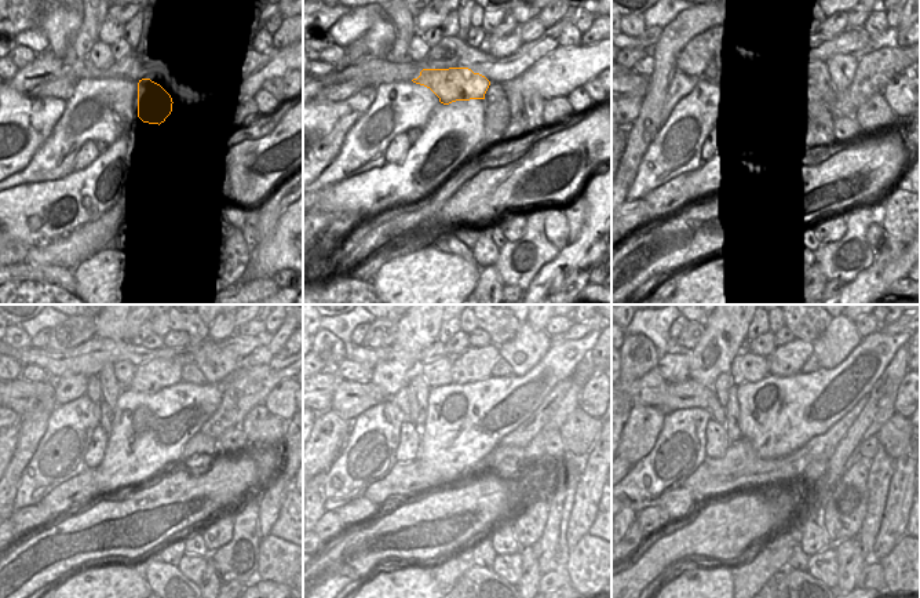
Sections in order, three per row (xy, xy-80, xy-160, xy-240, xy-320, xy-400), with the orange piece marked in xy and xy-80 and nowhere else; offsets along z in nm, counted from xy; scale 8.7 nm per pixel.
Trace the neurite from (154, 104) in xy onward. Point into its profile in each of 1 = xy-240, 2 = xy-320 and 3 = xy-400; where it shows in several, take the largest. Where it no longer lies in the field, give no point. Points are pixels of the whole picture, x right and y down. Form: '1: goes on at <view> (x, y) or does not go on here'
1: goes on at xy-240 (154, 375)
2: goes on at xy-320 (475, 364)
3: goes on at xy-400 (787, 360)

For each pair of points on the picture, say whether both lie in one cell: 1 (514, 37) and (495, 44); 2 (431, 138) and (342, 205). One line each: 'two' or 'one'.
1: one
2: one

